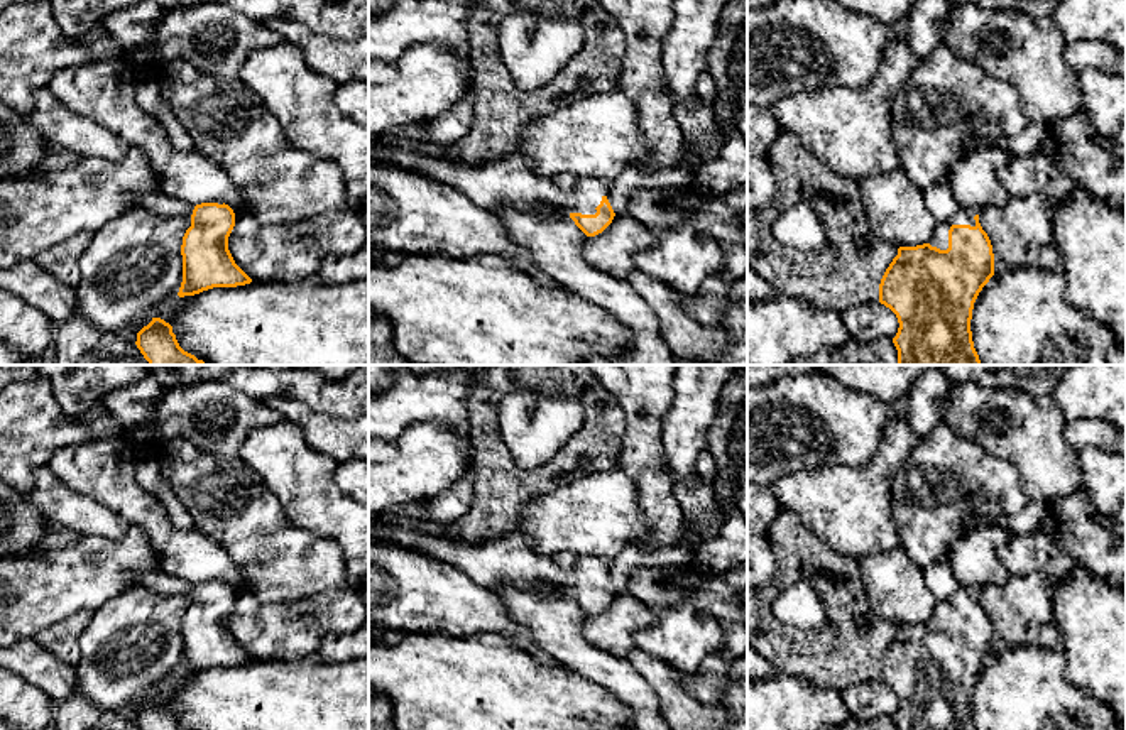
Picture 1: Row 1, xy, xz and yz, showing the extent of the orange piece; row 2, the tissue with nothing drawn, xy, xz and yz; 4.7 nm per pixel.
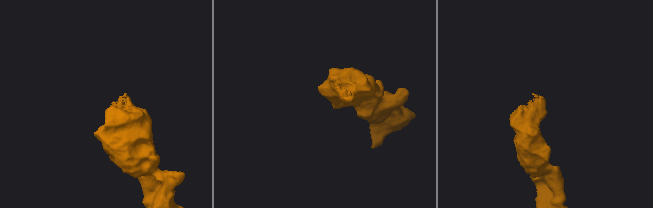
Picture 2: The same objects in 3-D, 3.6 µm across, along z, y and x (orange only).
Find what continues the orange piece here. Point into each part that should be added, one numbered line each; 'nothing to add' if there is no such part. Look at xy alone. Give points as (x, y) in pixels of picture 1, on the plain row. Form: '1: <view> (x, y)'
1: xy (156, 580)

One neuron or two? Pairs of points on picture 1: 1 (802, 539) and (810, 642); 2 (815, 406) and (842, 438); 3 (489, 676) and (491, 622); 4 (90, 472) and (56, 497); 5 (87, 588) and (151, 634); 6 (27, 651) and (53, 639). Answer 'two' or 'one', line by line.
1: one
2: one
3: two
4: two
5: two
6: two

